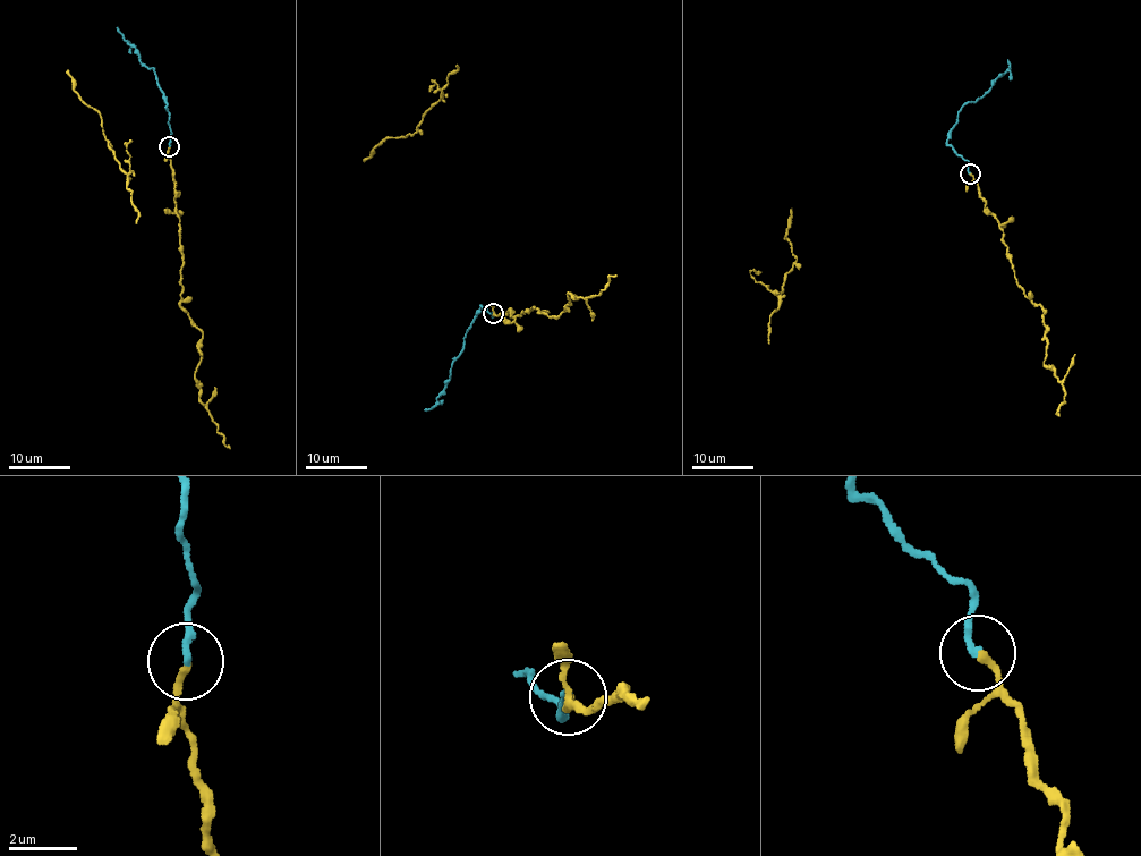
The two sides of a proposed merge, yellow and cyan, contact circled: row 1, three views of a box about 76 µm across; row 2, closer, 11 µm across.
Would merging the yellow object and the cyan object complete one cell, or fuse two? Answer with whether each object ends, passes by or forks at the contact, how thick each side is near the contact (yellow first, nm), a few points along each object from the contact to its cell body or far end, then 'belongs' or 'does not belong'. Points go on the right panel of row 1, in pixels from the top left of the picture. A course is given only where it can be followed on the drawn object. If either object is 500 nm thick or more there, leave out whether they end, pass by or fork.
yellow ends there; cyan ends there; 200 nm thick on the yellow side, 220 nm on the other; yellow runs (970, 174), (985, 209), (1003, 230), (1015, 282), (1045, 314), (1044, 363), (1055, 372), (1065, 393), (1058, 416); cyan runs (970, 174), (967, 161), (947, 143), (948, 130), (958, 110), (982, 95), (1010, 67), (1007, 59); belongs

